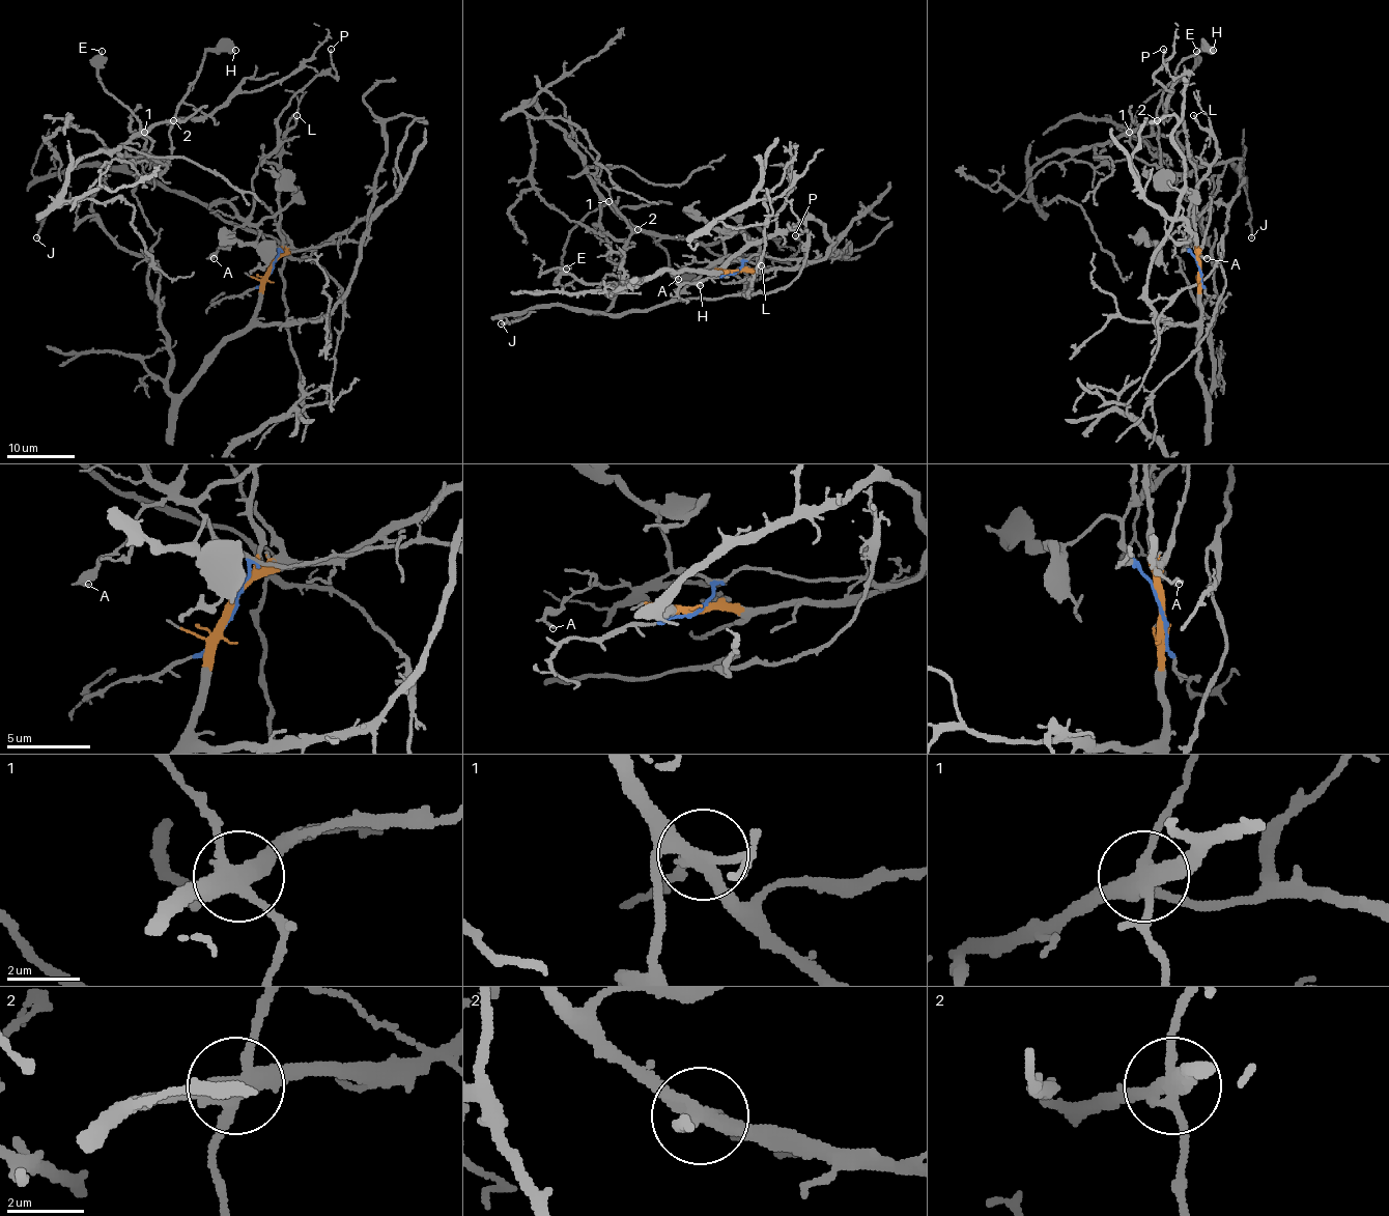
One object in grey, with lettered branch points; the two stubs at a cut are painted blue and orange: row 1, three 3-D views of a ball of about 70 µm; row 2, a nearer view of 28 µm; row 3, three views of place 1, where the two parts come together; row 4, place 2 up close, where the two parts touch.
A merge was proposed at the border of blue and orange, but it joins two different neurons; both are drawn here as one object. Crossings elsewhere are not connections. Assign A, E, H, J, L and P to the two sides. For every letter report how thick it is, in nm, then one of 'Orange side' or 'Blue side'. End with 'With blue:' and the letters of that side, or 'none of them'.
A: Thickness 190 nm. Blue side
E: Thickness 190 nm. Blue side
H: Thickness 400 nm. Blue side
J: Thickness 140 nm. Blue side
L: Thickness 160 nm. Orange side
P: Thickness 120 nm. Blue side
With blue: A, E, H, J, P

